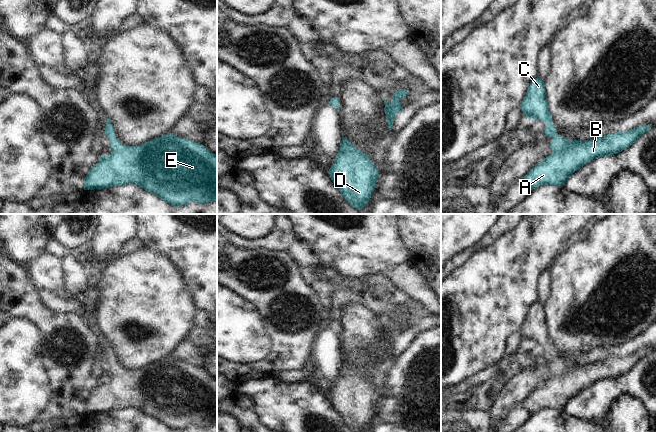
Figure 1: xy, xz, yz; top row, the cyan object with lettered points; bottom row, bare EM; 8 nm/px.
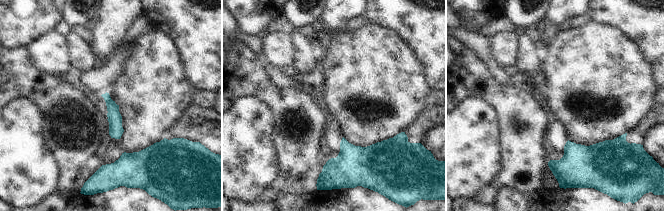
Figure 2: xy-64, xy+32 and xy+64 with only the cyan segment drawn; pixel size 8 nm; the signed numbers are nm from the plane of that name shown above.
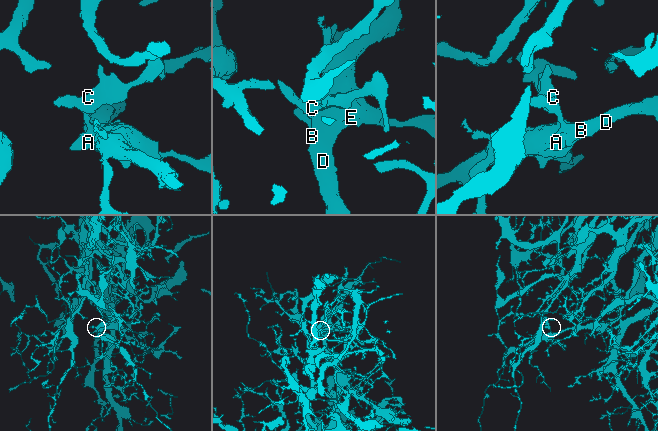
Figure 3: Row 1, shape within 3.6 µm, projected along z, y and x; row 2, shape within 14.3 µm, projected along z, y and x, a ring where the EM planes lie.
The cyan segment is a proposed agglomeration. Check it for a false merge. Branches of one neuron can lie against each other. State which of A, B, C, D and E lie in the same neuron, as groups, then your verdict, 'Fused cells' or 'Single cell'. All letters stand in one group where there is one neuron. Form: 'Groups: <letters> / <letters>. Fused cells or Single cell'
Groups: A B C D E. Single cell.

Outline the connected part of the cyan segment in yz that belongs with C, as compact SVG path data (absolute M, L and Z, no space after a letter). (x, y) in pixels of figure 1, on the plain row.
M540 301L531 306L520 329L525 340L530 344L541 344L546 347L545 359L552 361L552 377L541 387L537 387L523 402L529 414L542 409L565 410L568 402L584 388L593 383L610 380L626 374L652 350L640 349L628 355L611 357L590 363L565 364L557 358L552 349L552 339L548 334L545 307Z

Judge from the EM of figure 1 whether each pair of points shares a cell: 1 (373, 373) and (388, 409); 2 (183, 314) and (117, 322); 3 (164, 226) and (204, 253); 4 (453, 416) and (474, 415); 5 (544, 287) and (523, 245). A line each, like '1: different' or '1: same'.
1: different
2: same
3: same
4: same
5: different

